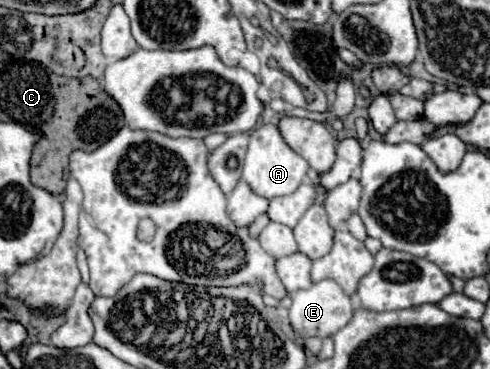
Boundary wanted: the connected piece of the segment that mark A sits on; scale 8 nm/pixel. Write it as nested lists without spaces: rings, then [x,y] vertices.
[[[261,125],[251,133],[249,149],[247,149],[245,163],[243,163],[243,181],[249,183],[253,193],[265,199],[273,199],[279,195],[291,195],[303,183],[307,169],[309,169],[307,161],[283,141],[275,125]]]

